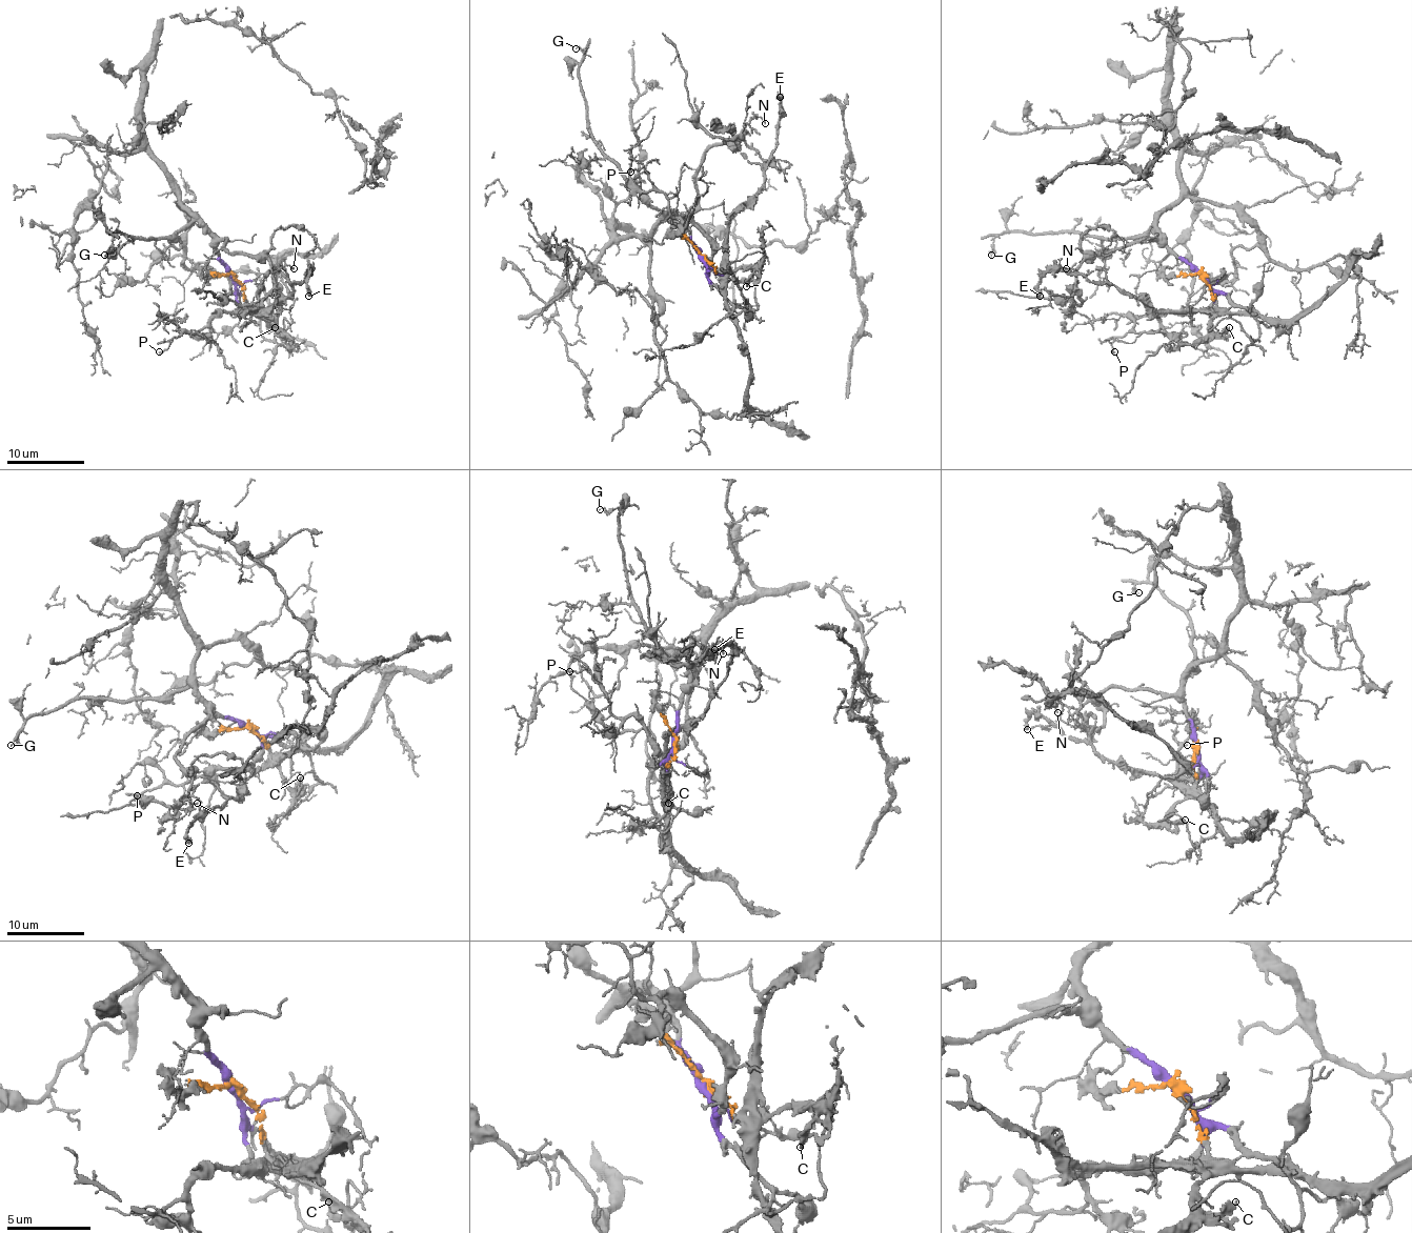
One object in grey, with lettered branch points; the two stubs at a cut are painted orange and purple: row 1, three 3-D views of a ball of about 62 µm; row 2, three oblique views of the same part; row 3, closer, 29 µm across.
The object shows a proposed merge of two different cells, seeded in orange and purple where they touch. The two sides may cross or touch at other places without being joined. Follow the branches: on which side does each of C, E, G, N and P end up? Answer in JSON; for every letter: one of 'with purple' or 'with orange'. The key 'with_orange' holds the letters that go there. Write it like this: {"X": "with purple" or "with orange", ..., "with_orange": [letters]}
{"C": "with orange", "E": "with orange", "G": "with purple", "N": "with purple", "P": "with purple", "with_orange": ["C", "E"]}

